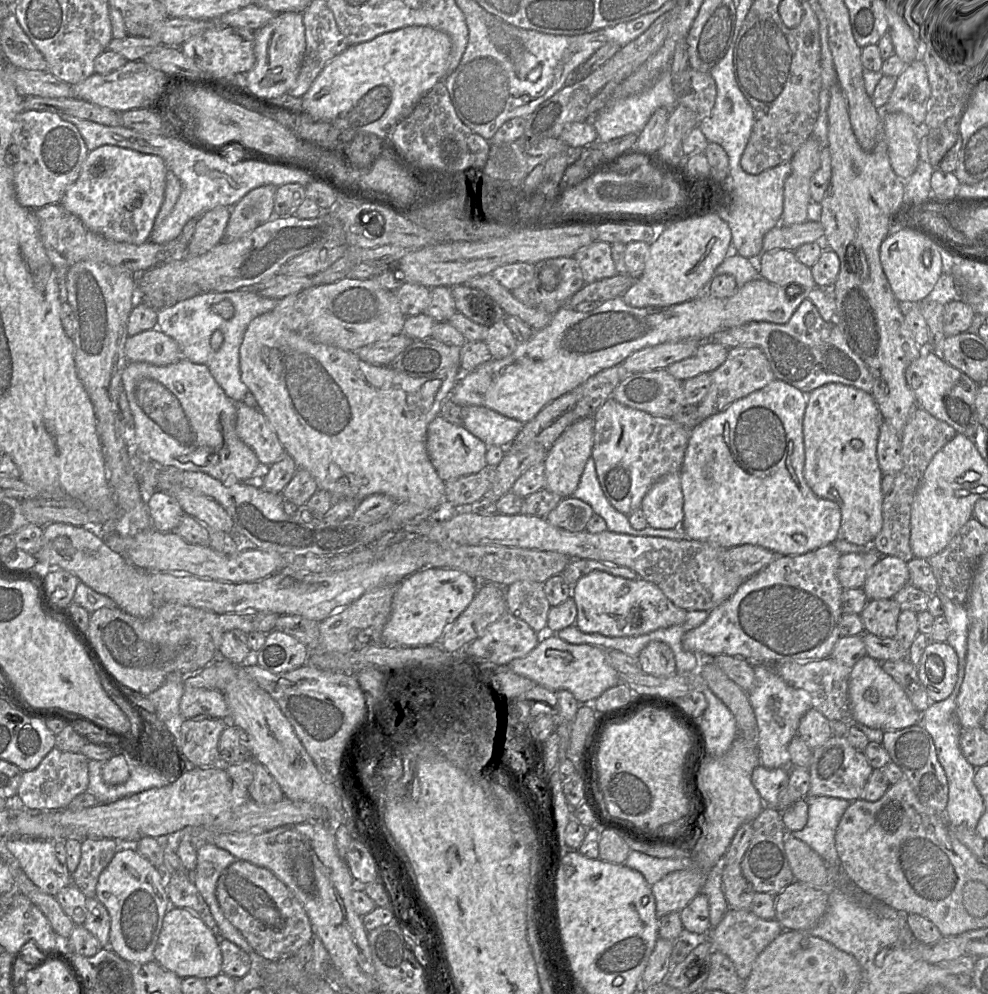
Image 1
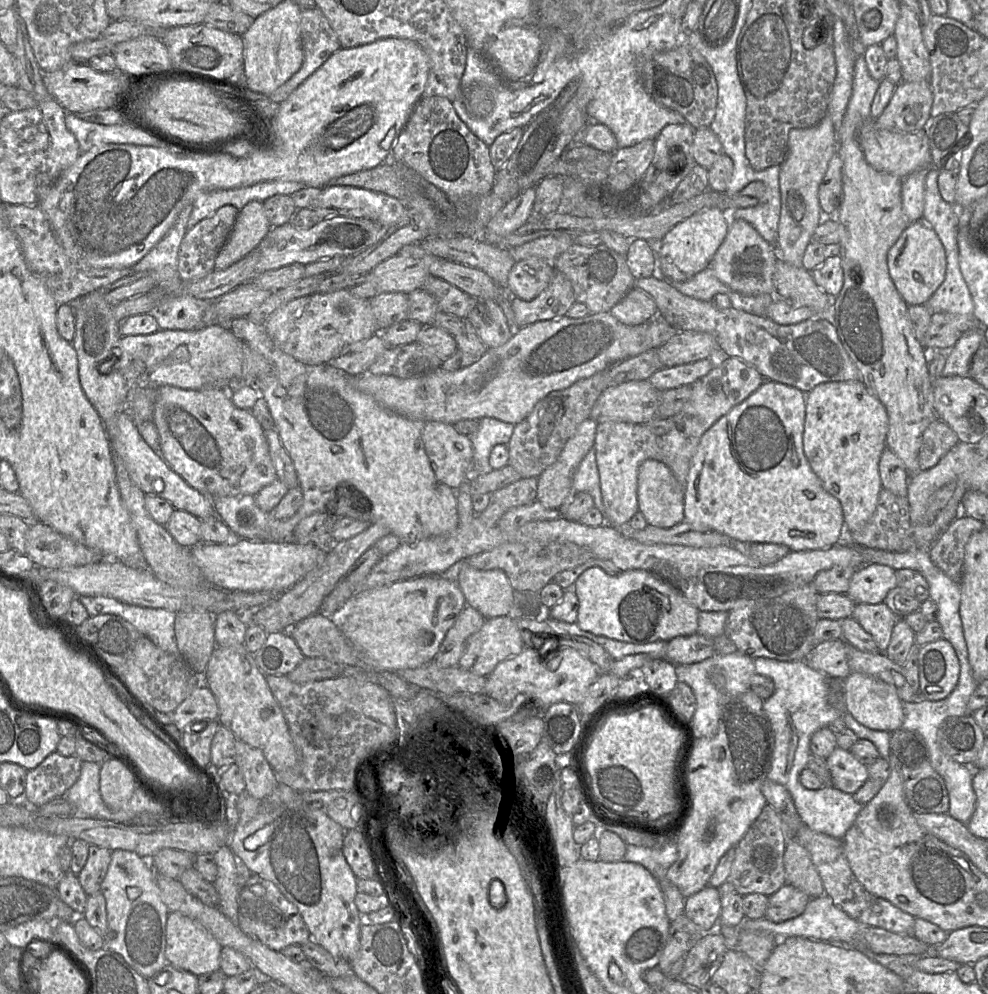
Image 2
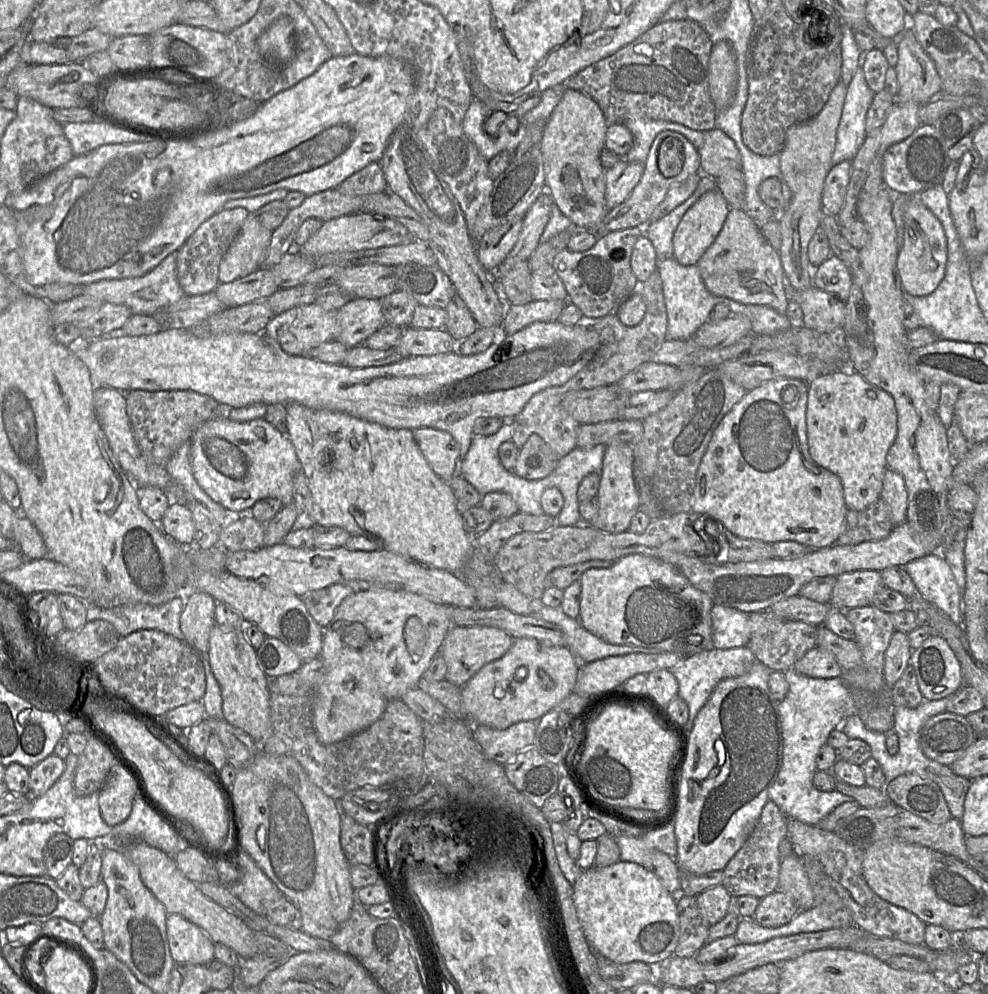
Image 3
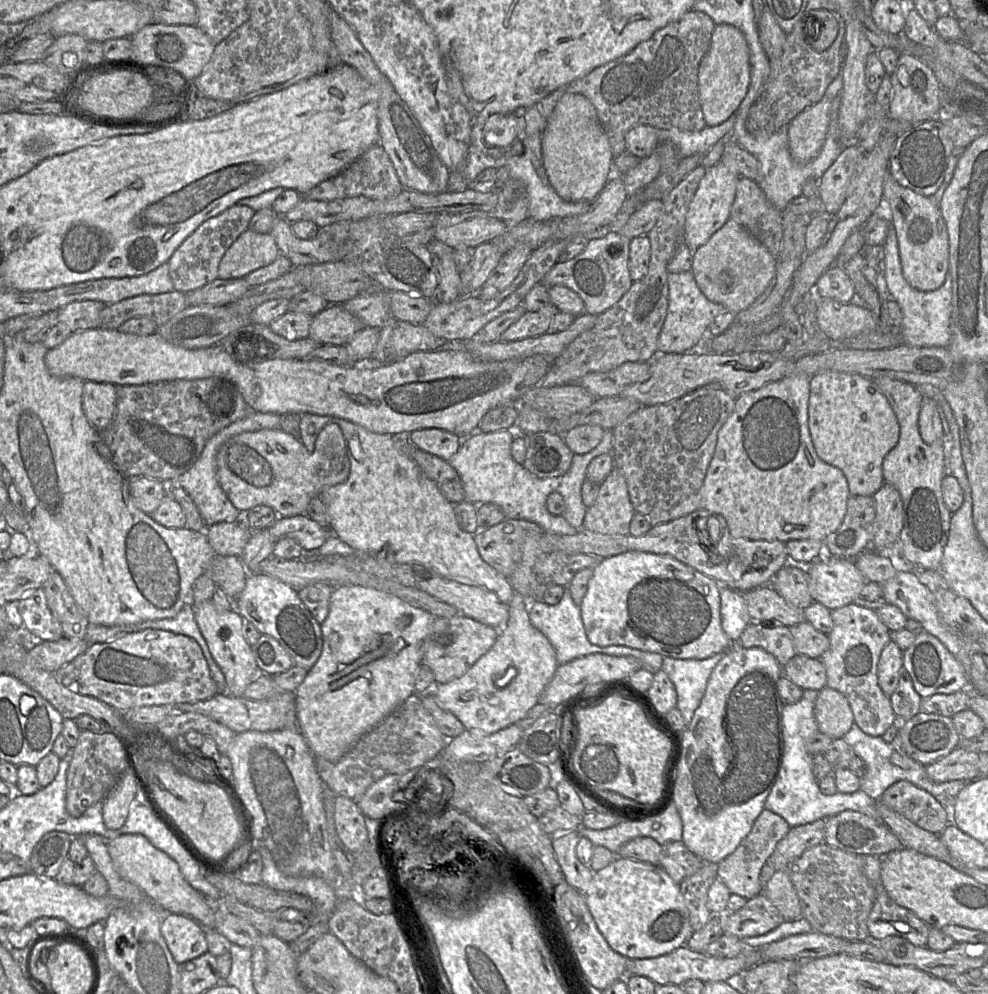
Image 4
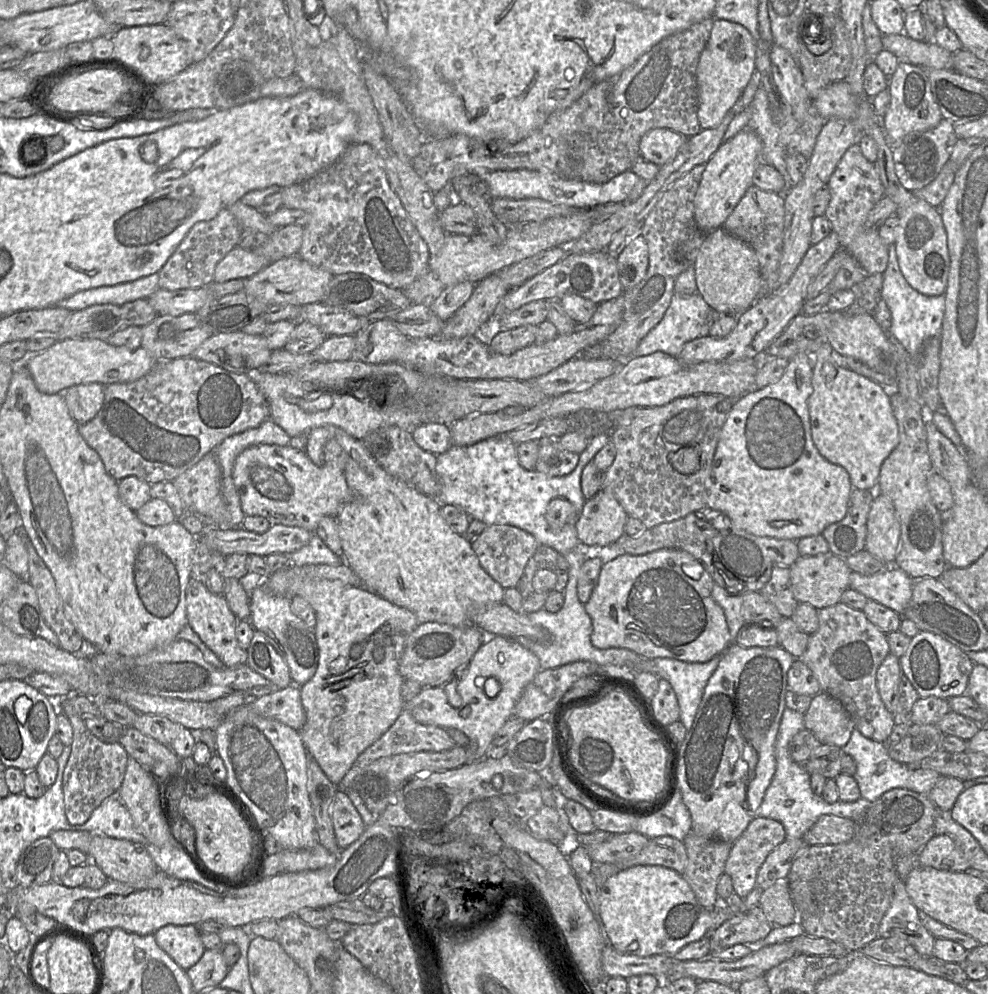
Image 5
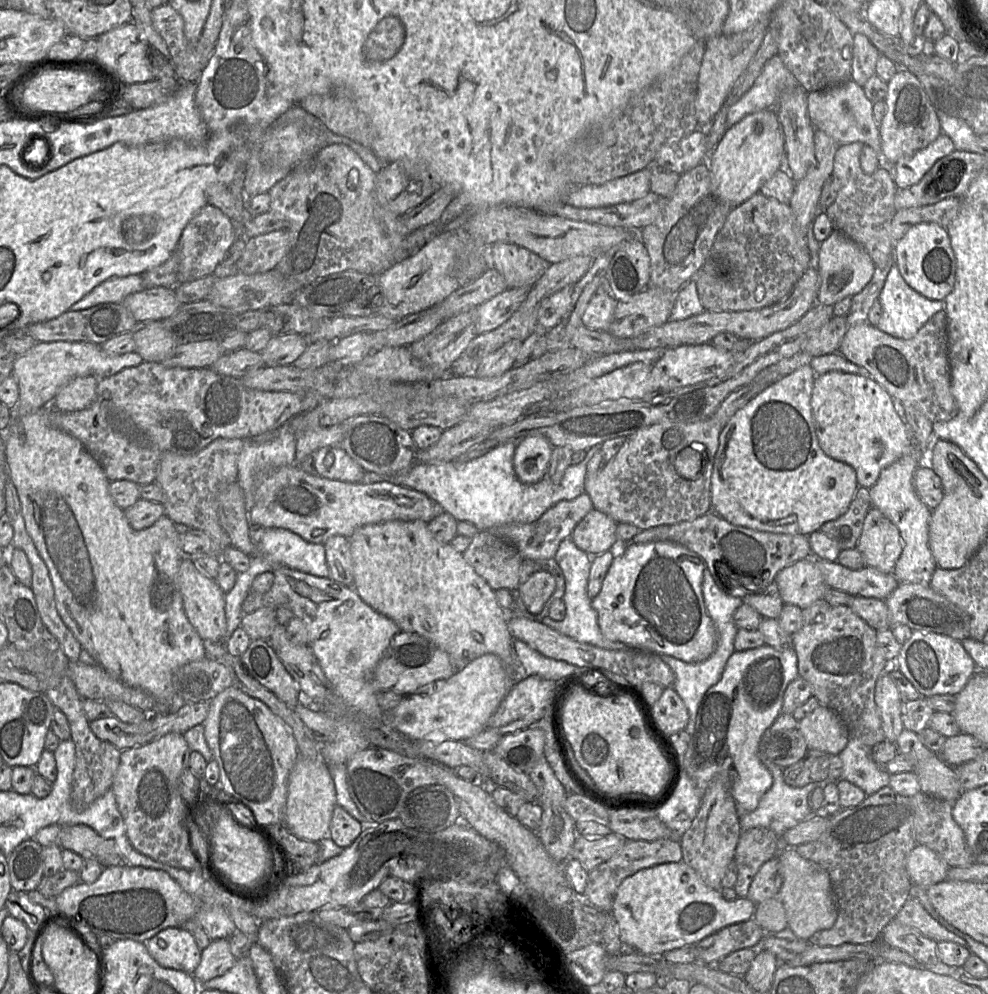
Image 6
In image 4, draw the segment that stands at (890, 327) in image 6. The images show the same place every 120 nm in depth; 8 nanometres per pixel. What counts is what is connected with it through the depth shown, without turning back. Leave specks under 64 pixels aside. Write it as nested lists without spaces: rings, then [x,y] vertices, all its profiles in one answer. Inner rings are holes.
[[[892,222],[887,238],[882,246],[881,269],[889,295],[900,306],[903,320],[899,329],[901,341],[913,347],[948,347],[951,340],[950,318],[952,301],[952,278],[950,268],[943,284],[933,291],[920,291],[913,288],[904,278],[899,256],[896,230]]]

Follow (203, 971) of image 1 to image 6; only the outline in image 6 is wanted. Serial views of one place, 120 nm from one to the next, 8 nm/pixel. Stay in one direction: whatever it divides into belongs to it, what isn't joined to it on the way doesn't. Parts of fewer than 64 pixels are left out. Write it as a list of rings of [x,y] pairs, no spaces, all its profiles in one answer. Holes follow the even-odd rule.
[[[169,927],[144,942],[148,953],[162,967],[193,974],[202,950],[194,935],[181,927]]]

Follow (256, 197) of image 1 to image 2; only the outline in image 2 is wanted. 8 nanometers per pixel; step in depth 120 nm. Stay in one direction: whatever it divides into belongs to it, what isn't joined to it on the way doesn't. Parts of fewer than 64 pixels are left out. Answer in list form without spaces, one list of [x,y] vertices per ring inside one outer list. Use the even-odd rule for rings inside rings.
[[[251,201],[239,210],[225,244],[215,260],[215,269],[224,270],[255,249],[272,228],[261,201]]]

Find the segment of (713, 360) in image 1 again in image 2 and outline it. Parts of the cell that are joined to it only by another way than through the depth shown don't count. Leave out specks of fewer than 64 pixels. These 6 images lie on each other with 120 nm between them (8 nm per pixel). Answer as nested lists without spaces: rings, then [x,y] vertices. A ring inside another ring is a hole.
[[[712,358],[685,363],[673,367],[663,367],[653,373],[648,381],[658,391],[692,385],[695,381],[707,375],[715,366]]]

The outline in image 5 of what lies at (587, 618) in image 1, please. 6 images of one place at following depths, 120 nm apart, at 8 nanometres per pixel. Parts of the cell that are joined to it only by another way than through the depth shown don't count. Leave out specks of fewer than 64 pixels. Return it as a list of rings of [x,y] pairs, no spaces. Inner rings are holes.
[[[661,549],[644,555],[630,555],[625,553],[613,559],[605,559],[599,575],[598,583],[595,586],[589,601],[584,604],[585,610],[589,614],[593,625],[591,643],[598,649],[628,649],[649,659],[670,658],[692,663],[708,662],[715,656],[723,654],[733,643],[724,612],[712,597],[714,584],[715,581],[704,568],[702,563],[694,558],[690,553],[679,549]]]

